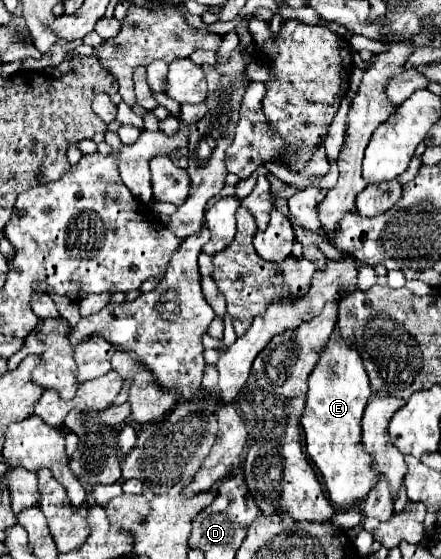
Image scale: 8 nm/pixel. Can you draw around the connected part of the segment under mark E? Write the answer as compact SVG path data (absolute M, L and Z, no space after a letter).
M335 327L309 375L309 391L299 425L305 435L305 451L323 475L329 499L337 509L361 503L377 481L373 455L361 447L361 417L369 395L371 387L361 355L355 343L343 339Z

